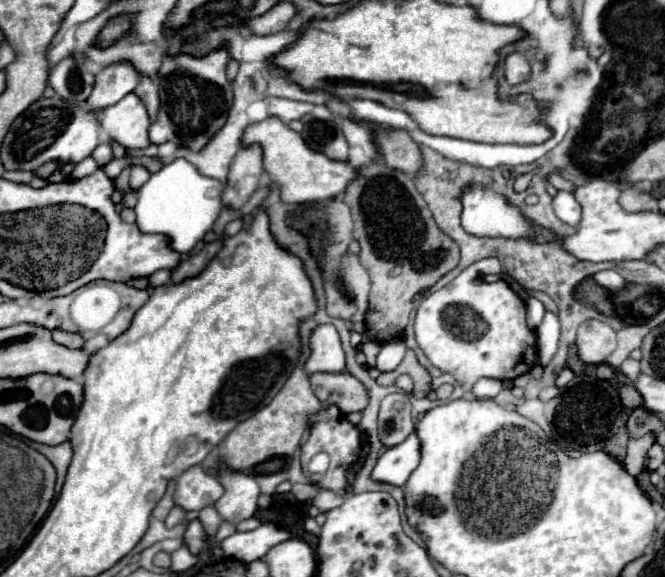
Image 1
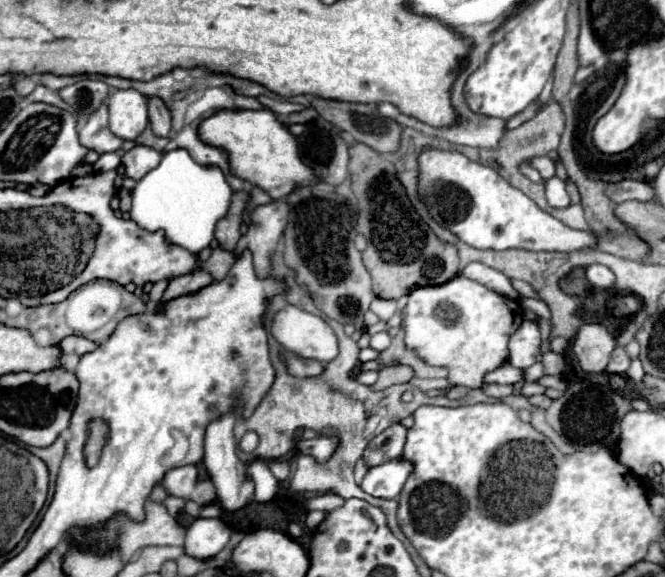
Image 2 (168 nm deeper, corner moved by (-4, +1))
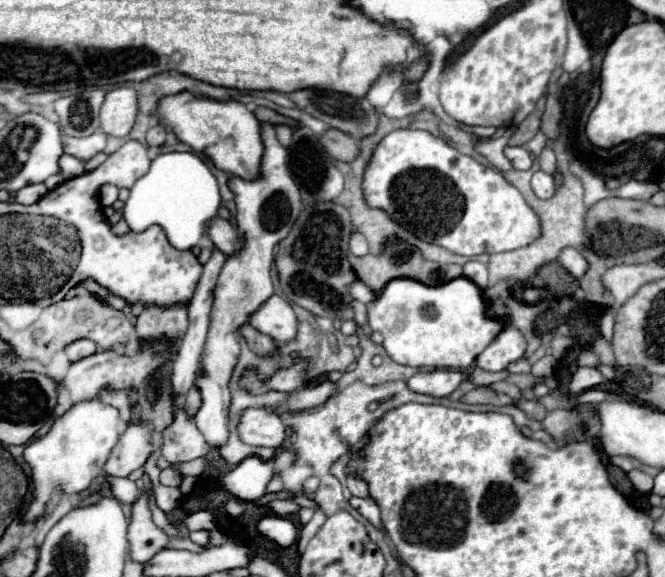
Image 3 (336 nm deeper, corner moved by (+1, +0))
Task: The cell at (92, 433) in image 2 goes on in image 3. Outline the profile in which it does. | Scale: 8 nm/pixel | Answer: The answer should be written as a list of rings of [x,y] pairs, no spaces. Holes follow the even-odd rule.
[[[89,400],[71,406],[63,418],[57,418],[53,422],[53,428],[47,436],[31,442],[25,448],[23,456],[33,470],[35,492],[33,492],[31,506],[23,516],[23,522],[31,522],[39,514],[45,514],[51,496],[59,488],[71,496],[83,492],[89,486],[89,482],[97,474],[101,474],[101,466],[109,458],[111,448],[117,444],[121,430],[123,430],[123,422],[119,418],[119,412],[113,406],[103,404],[101,400]]]

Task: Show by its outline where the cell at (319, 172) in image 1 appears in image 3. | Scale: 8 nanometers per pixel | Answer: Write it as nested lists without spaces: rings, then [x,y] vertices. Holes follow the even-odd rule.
[[[181,92],[177,96],[163,98],[159,102],[157,116],[163,124],[171,126],[181,142],[189,144],[195,152],[203,152],[205,156],[209,156],[211,162],[229,176],[237,176],[243,180],[255,180],[261,176],[261,122],[245,104],[237,100],[219,102],[211,98],[195,98],[189,92]]]

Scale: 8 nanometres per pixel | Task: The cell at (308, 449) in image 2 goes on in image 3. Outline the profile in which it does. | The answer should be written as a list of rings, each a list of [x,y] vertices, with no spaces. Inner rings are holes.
[[[249,408],[241,416],[239,436],[245,444],[251,446],[281,448],[287,438],[287,428],[275,412],[263,408]]]

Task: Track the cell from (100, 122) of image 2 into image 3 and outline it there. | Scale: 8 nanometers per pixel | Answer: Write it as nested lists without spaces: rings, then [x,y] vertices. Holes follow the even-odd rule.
[[[93,132],[83,138],[65,138],[65,154],[77,156],[81,160],[89,160],[95,154],[103,152],[107,144],[107,136],[103,132]]]

